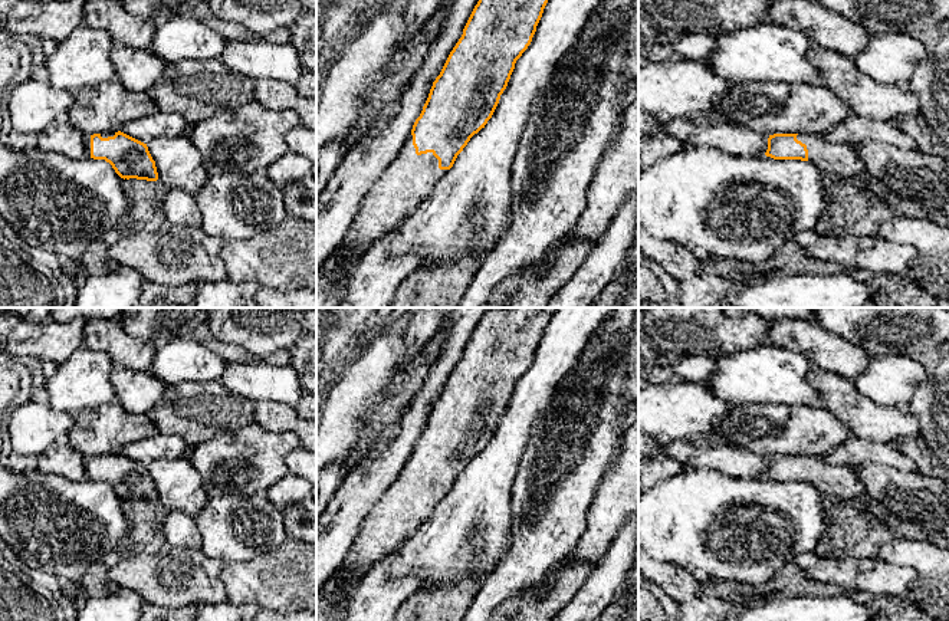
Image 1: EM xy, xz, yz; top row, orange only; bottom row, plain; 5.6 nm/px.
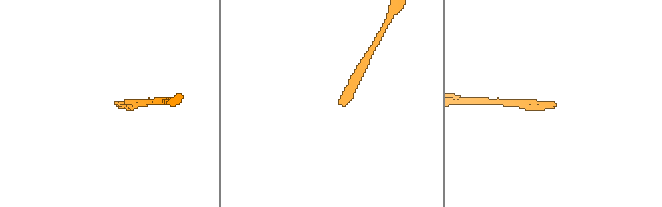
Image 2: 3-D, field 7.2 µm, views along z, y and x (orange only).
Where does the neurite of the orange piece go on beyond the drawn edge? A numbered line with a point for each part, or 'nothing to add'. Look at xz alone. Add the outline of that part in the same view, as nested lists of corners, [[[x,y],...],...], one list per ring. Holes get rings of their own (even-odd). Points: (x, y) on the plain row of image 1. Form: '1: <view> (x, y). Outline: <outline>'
1: xz (410, 500). Outline: [[[410,457],[398,477],[364,519],[361,530],[351,549],[347,552],[345,561],[341,566],[347,572],[341,589],[345,592],[357,586],[359,579],[374,565],[382,561],[388,553],[397,551],[398,546],[433,515],[434,507],[446,497],[446,494],[447,492],[439,490],[439,482],[433,474],[421,477],[416,476],[413,457]]]

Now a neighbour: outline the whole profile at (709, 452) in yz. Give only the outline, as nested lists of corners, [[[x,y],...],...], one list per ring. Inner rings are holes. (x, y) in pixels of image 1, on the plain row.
[[[710,434],[666,443],[661,454],[676,459],[684,467],[716,470],[743,479],[764,479],[769,460]]]

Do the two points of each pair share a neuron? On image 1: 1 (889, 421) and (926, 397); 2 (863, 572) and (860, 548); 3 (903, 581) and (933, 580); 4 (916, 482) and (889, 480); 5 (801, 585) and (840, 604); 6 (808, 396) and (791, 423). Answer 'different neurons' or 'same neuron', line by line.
1: different neurons
2: different neurons
3: different neurons
4: same neuron
5: different neurons
6: different neurons

